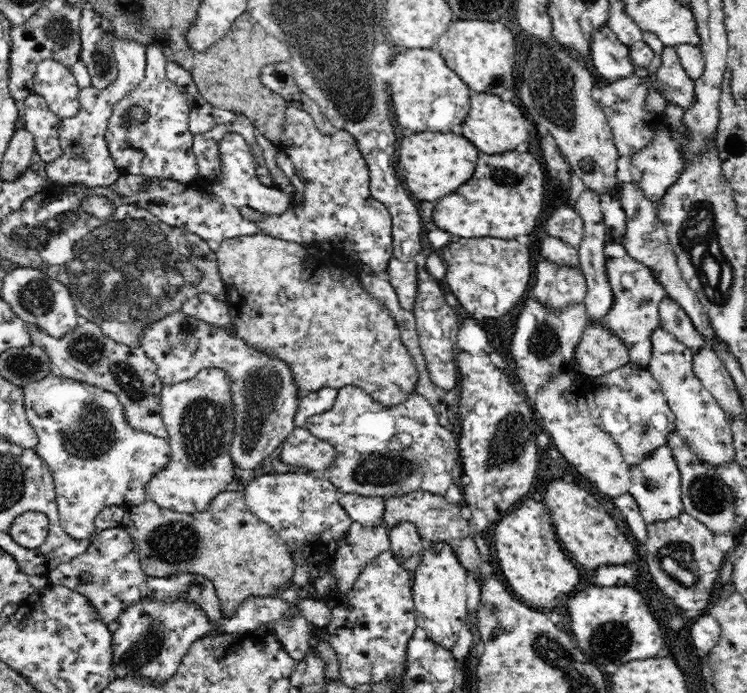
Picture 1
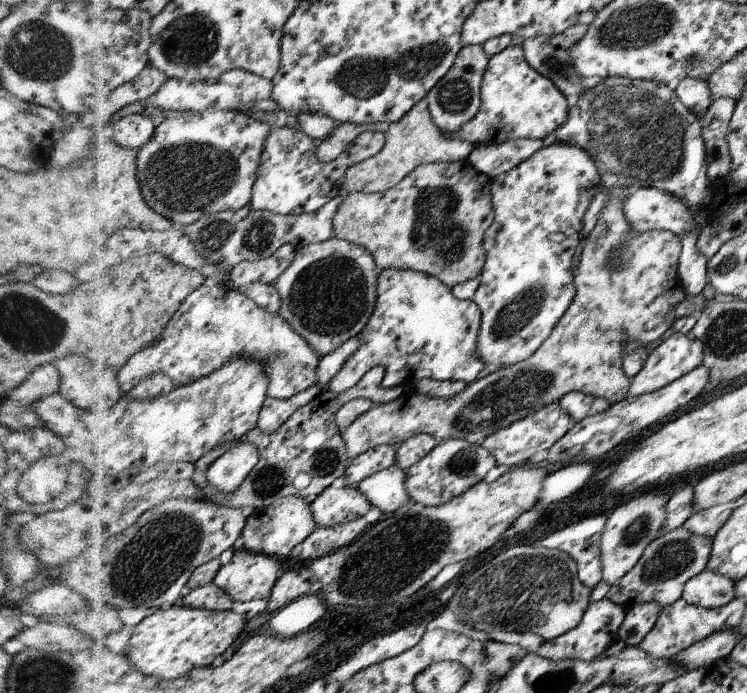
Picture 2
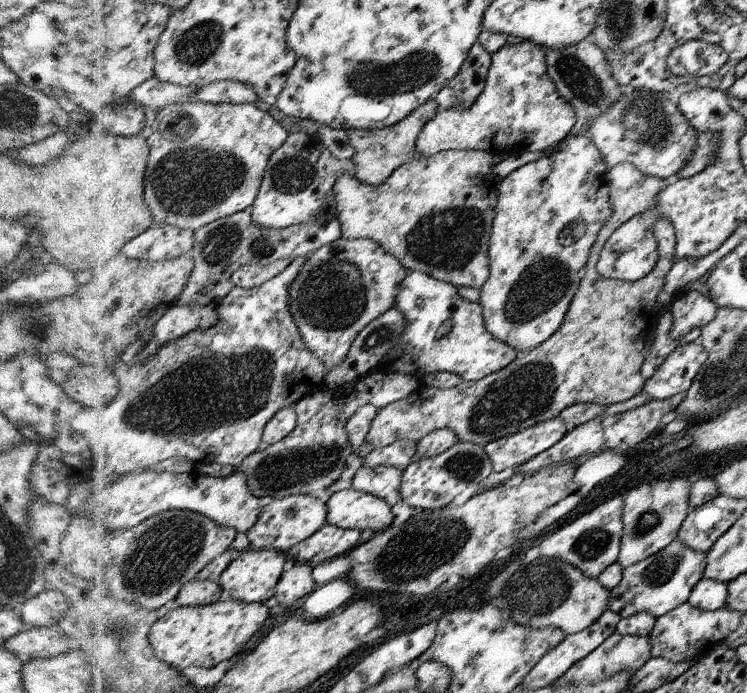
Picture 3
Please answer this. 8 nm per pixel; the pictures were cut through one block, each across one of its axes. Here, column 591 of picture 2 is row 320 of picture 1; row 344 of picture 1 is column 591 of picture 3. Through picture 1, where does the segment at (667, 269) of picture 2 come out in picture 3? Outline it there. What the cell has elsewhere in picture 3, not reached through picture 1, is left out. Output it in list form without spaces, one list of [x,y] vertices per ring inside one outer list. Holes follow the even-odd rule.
[[[628,162],[611,168],[608,196],[612,216],[600,228],[596,242],[590,248],[581,288],[574,294],[568,308],[570,320],[561,325],[562,332],[556,332],[533,351],[520,353],[513,363],[485,379],[462,381],[450,389],[418,388],[407,398],[388,404],[374,416],[364,443],[375,448],[394,444],[398,440],[418,443],[430,432],[448,428],[456,433],[458,441],[485,447],[494,440],[557,418],[574,404],[609,406],[625,403],[643,393],[644,378],[640,368],[652,342],[652,334],[644,332],[648,330],[644,308],[662,308],[662,304],[658,304],[658,296],[662,294],[666,276],[676,262],[676,229],[666,218],[660,218],[658,224],[655,224],[658,260],[652,272],[638,281],[602,277],[597,264],[610,236],[640,212],[654,208],[654,198],[669,182],[669,179],[642,174],[634,164]]]

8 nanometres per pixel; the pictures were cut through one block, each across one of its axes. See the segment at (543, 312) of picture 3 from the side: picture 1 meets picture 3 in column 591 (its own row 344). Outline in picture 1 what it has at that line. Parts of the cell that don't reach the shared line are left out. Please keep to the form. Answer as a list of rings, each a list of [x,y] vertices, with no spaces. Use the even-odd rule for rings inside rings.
[[[182,310],[172,311],[152,321],[138,337],[138,344],[156,363],[164,386],[184,383],[203,369],[217,369],[229,376],[235,416],[230,456],[238,468],[255,468],[294,430],[300,394],[292,371],[284,361],[249,346],[226,328],[216,328],[202,318],[180,320],[186,315]]]

